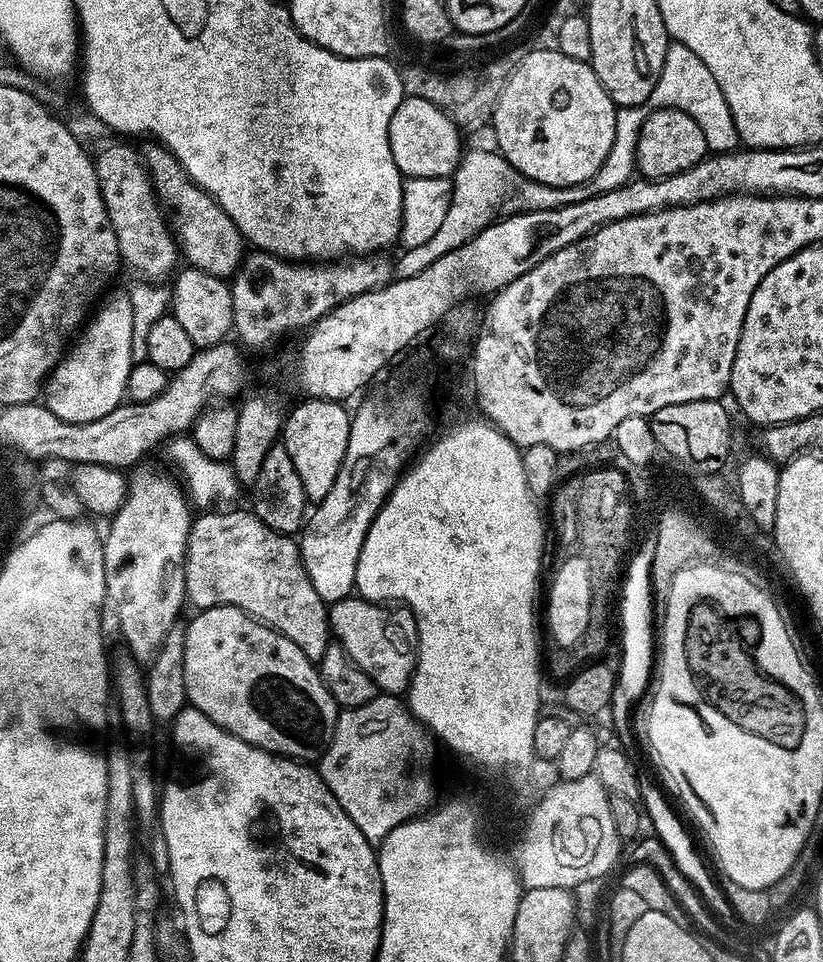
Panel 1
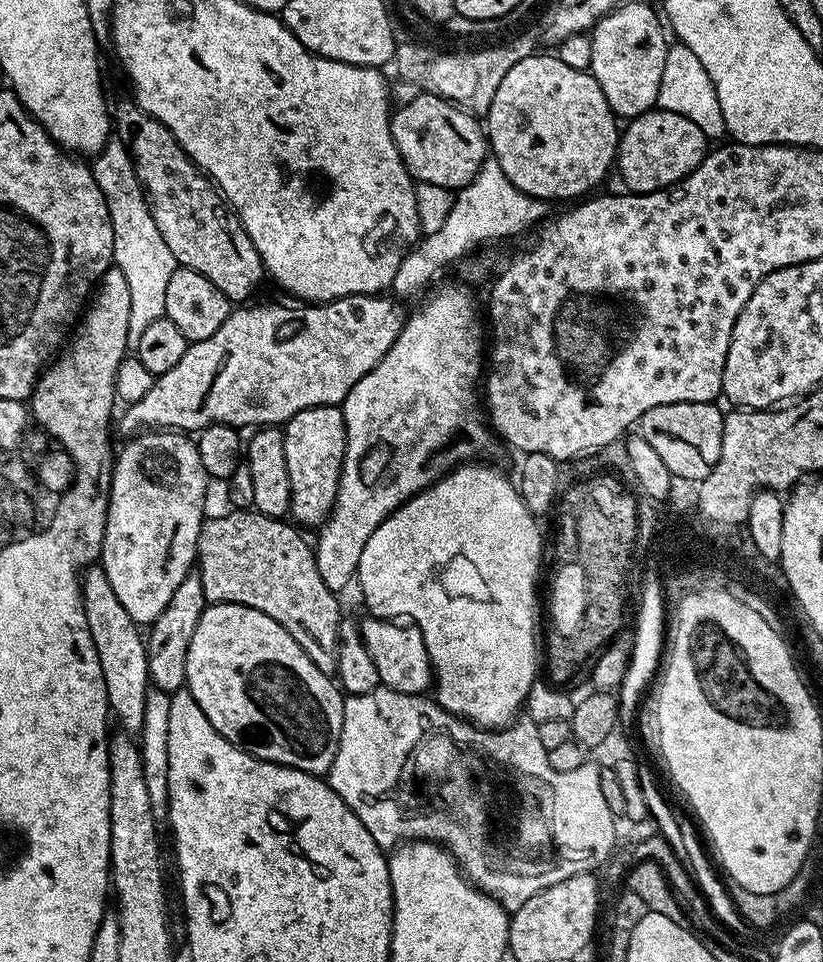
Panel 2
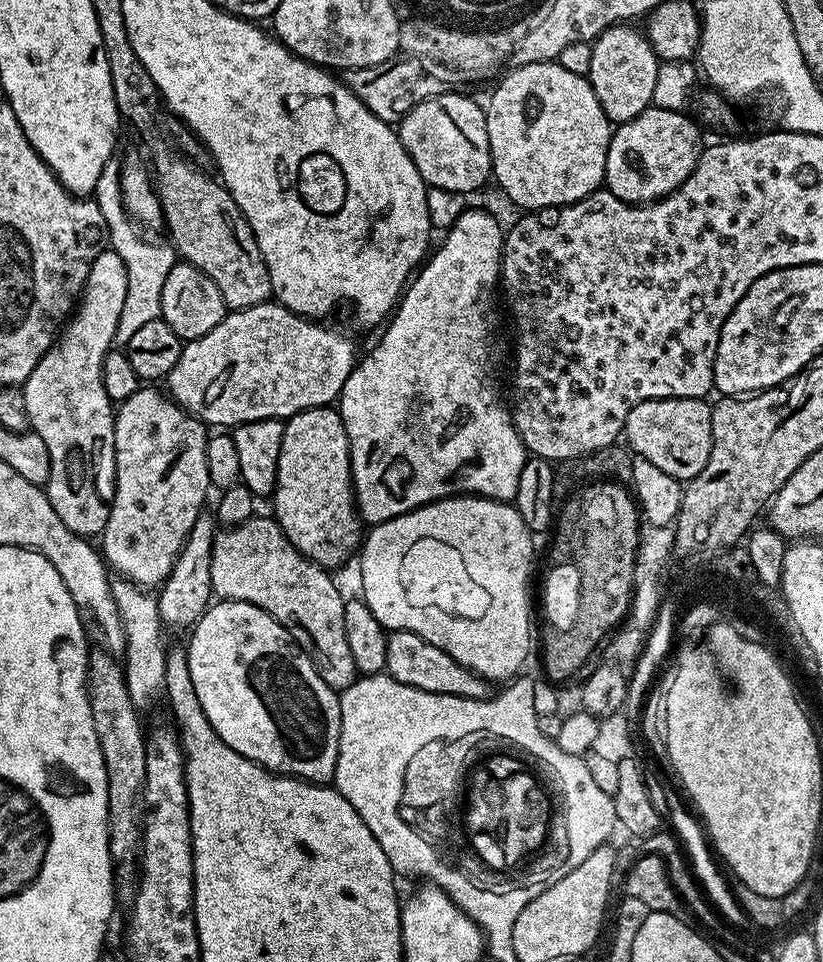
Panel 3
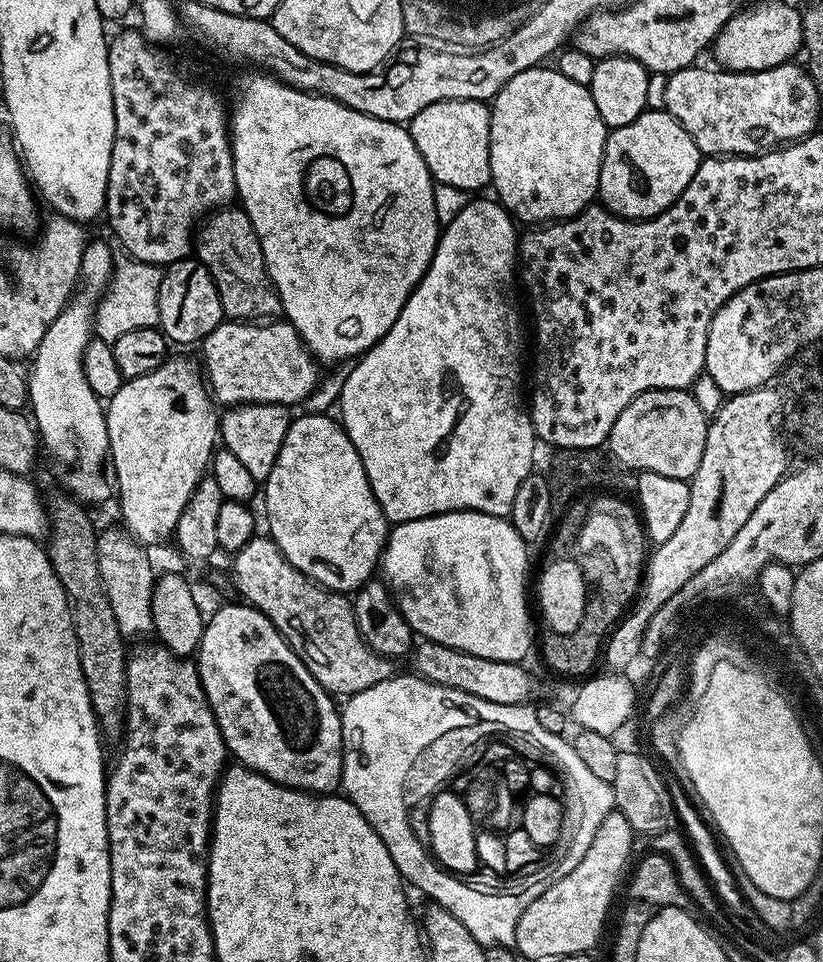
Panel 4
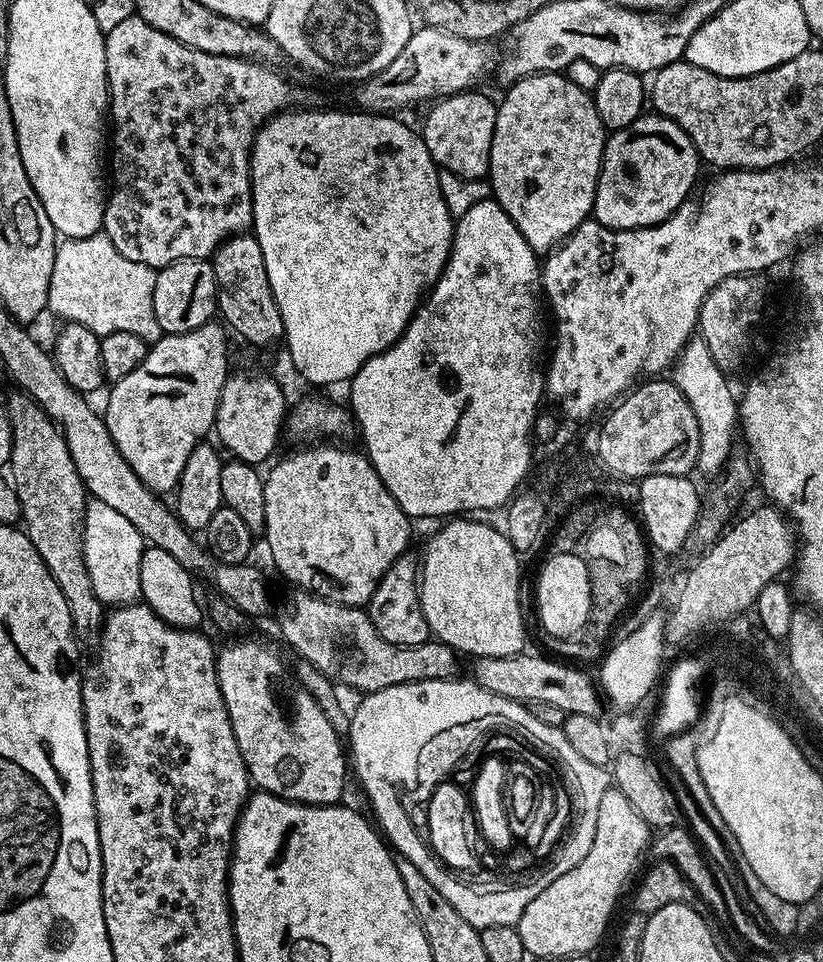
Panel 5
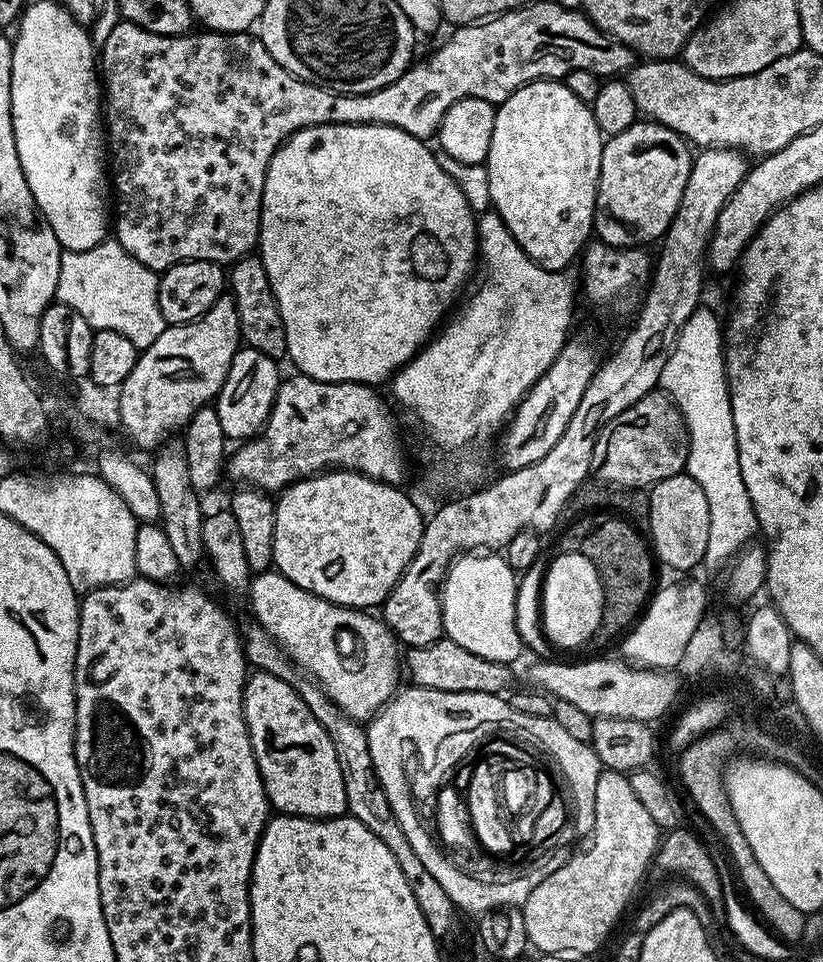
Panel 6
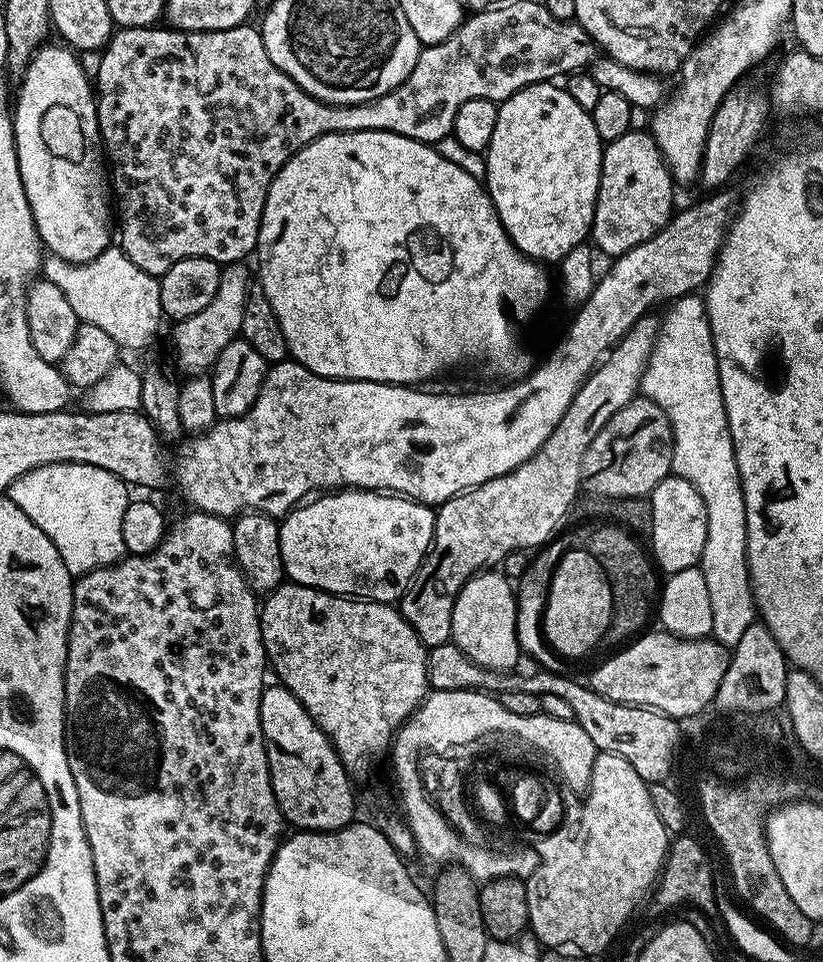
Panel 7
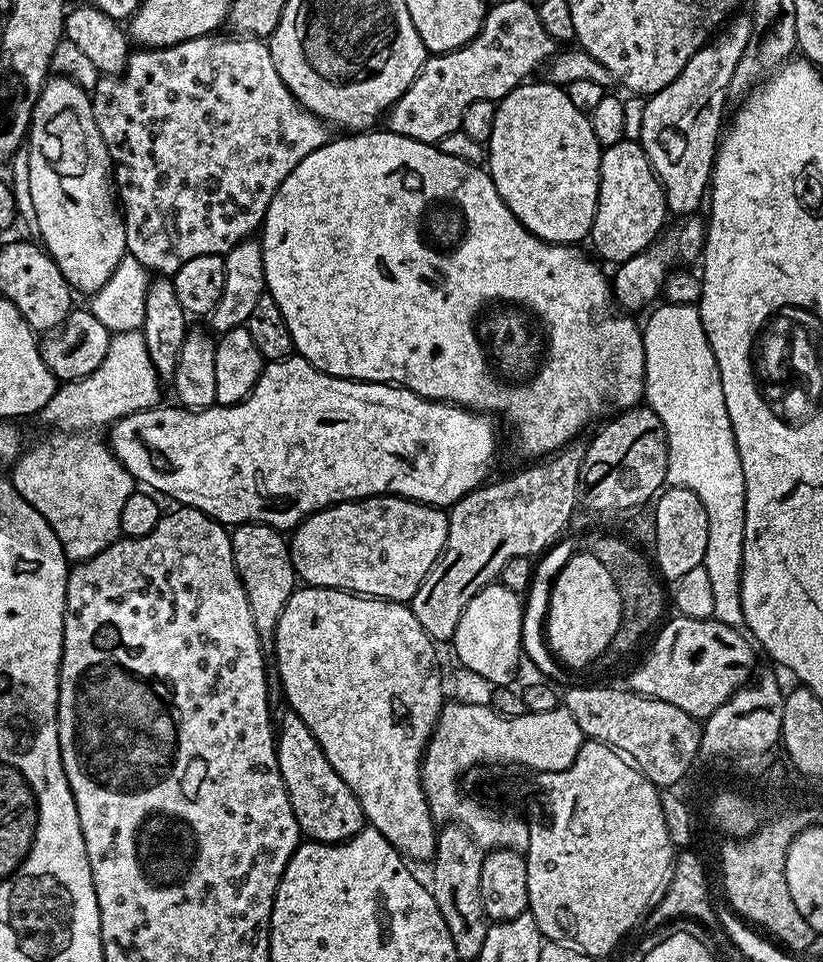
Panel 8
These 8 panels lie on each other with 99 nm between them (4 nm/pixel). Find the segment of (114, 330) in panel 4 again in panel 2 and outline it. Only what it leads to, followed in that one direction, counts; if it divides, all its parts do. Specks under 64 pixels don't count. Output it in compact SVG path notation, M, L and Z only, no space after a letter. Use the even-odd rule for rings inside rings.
M110 138L104 148L91 157L90 167L94 182L98 182L98 190L102 190L106 198L114 230L112 259L115 267L126 274L126 286L130 286L130 326L126 330L126 342L129 349L135 350L142 333L153 322L165 319L166 289L178 265L174 250L166 246L158 226L154 226L154 218L148 209L148 199L144 197L144 188L140 185L128 147L122 141Z

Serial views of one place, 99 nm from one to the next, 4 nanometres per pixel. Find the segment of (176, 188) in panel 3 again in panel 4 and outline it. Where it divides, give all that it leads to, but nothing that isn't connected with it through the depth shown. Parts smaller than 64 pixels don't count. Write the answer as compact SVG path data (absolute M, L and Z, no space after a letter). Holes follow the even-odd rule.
M239 206L217 208L215 212L208 213L199 221L194 232L194 256L202 266L208 268L208 273L214 278L214 286L218 290L218 298L222 302L222 310L227 319L260 322L265 318L276 318L281 315L280 296L276 293L264 265L260 239L243 208Z

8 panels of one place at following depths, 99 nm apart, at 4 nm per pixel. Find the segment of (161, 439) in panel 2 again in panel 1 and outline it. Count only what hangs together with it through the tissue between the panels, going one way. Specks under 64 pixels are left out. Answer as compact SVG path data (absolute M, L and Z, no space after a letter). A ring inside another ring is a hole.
M141 462L131 469L128 497L115 516L111 517L112 529L108 536L106 532L103 537L107 599L116 603L116 620L120 623L120 632L129 650L127 653L141 666L151 665L162 642L166 642L166 634L177 627L180 607L185 607L184 555L194 519L193 509L181 481L171 471L163 472L158 465L148 463Z

